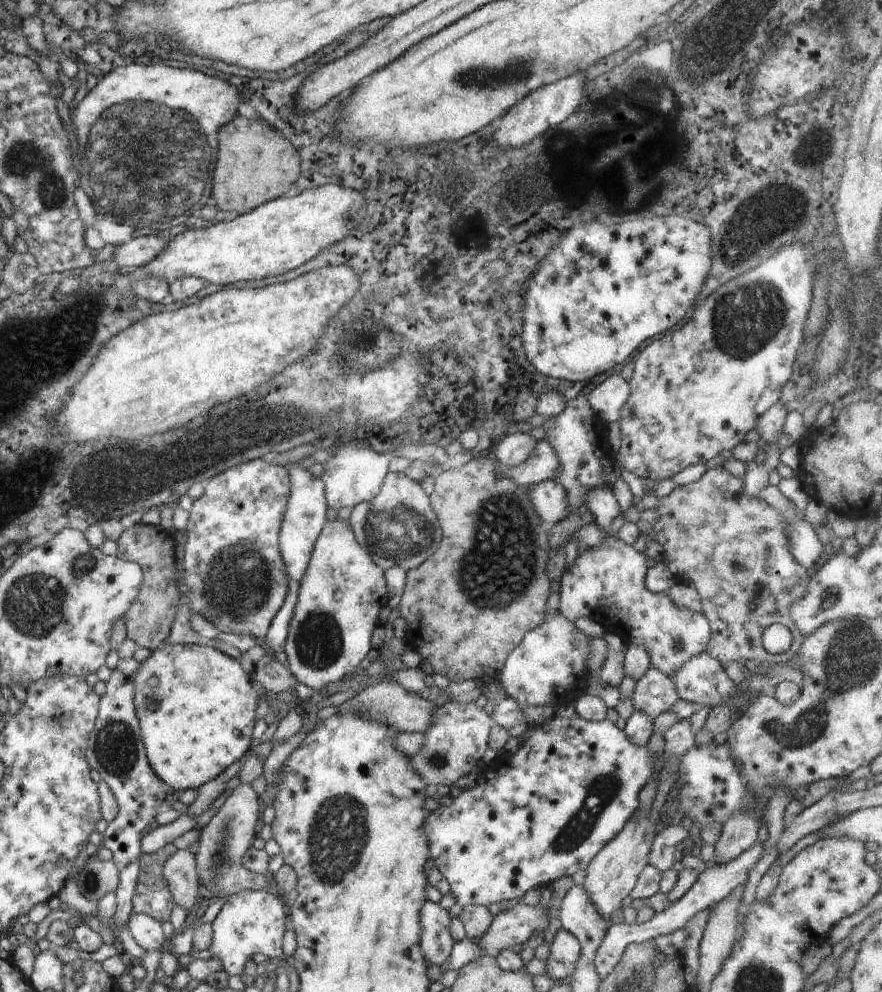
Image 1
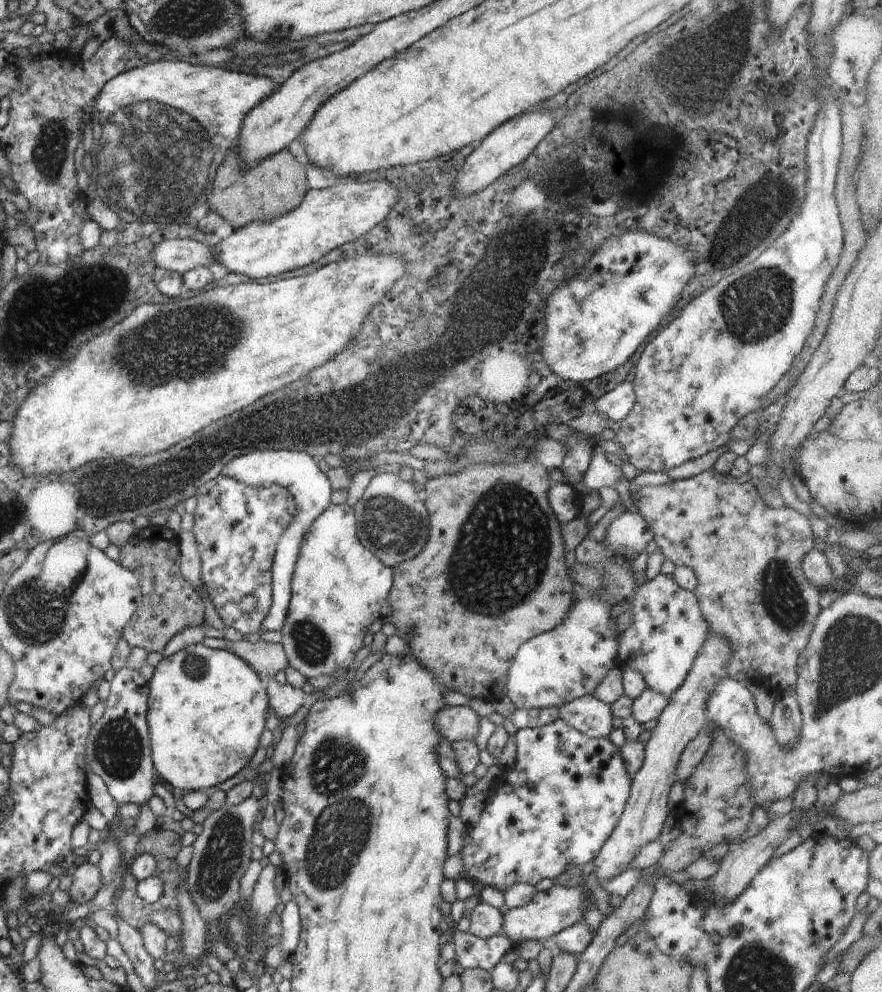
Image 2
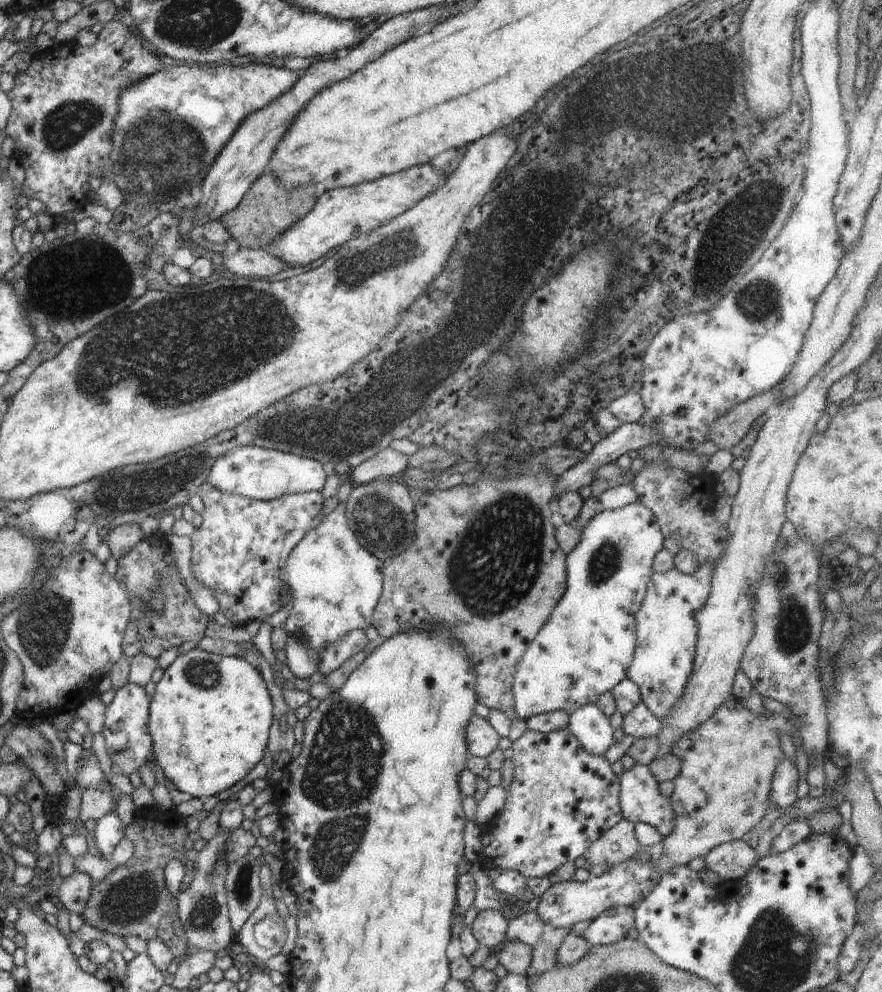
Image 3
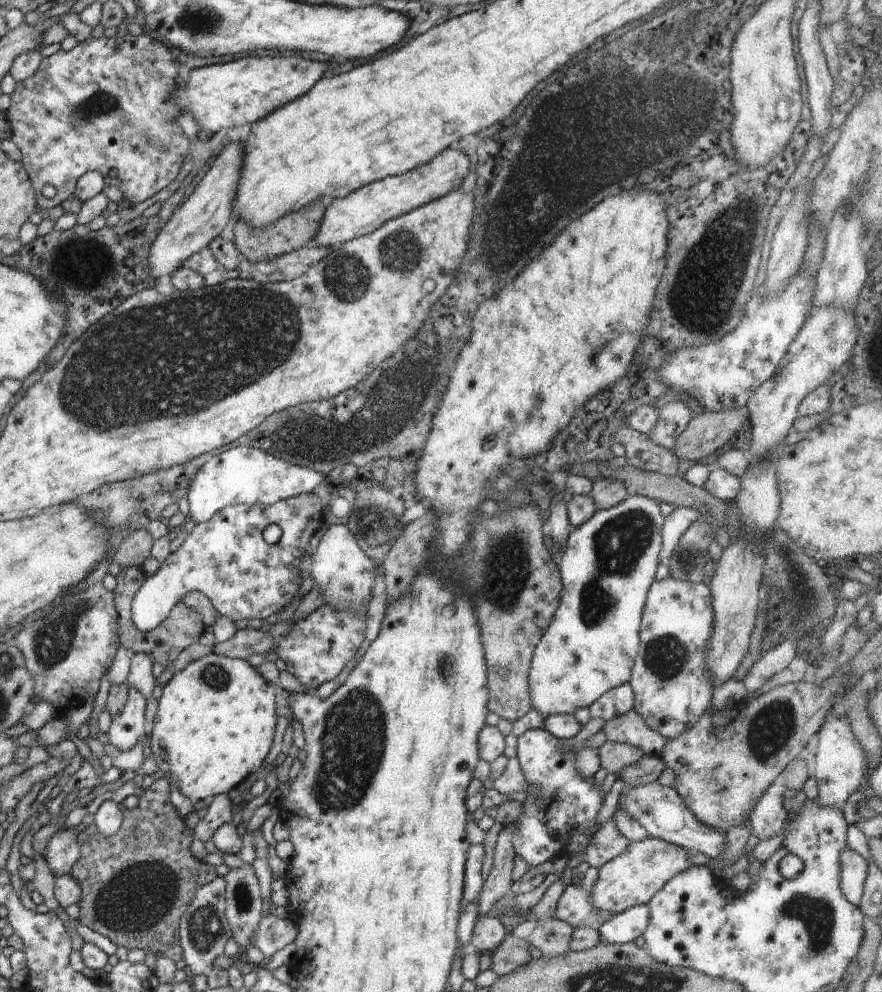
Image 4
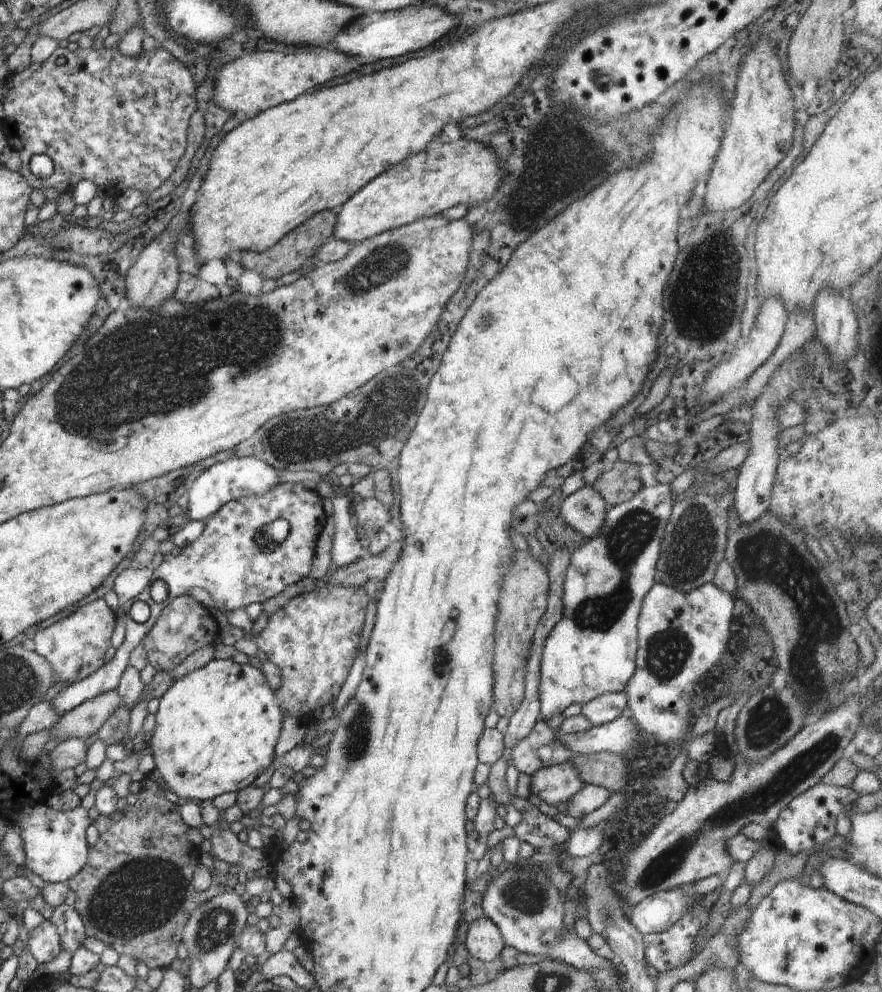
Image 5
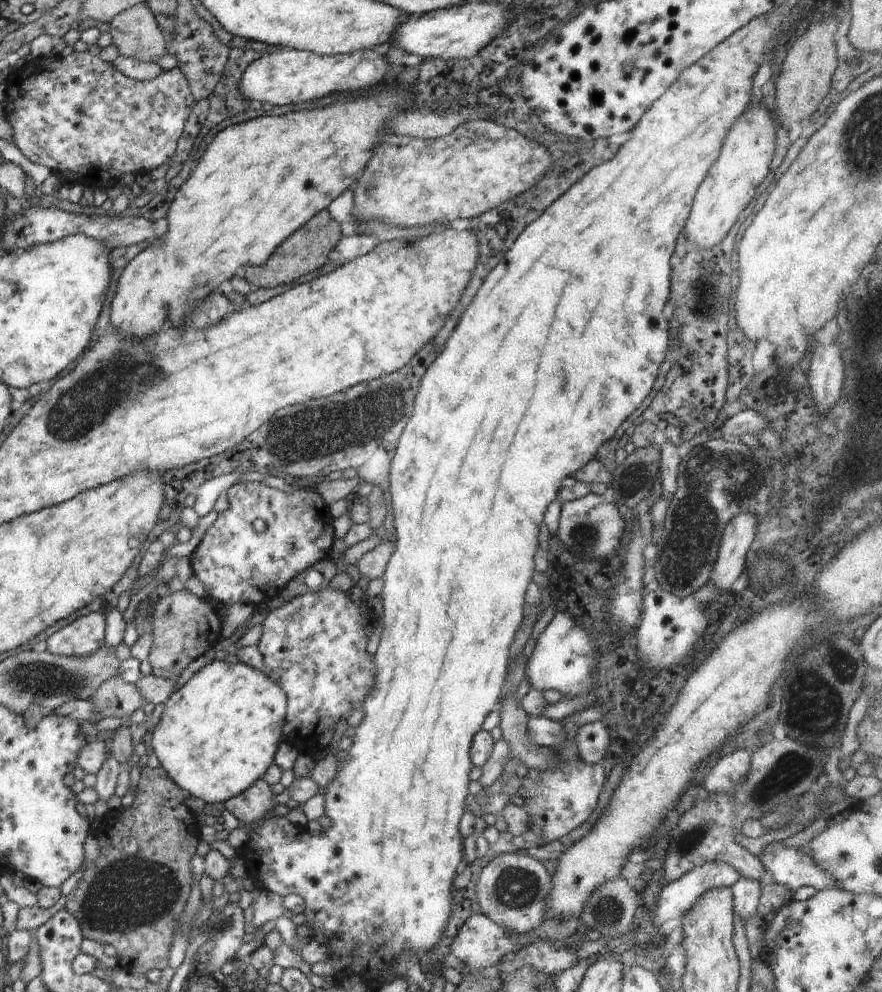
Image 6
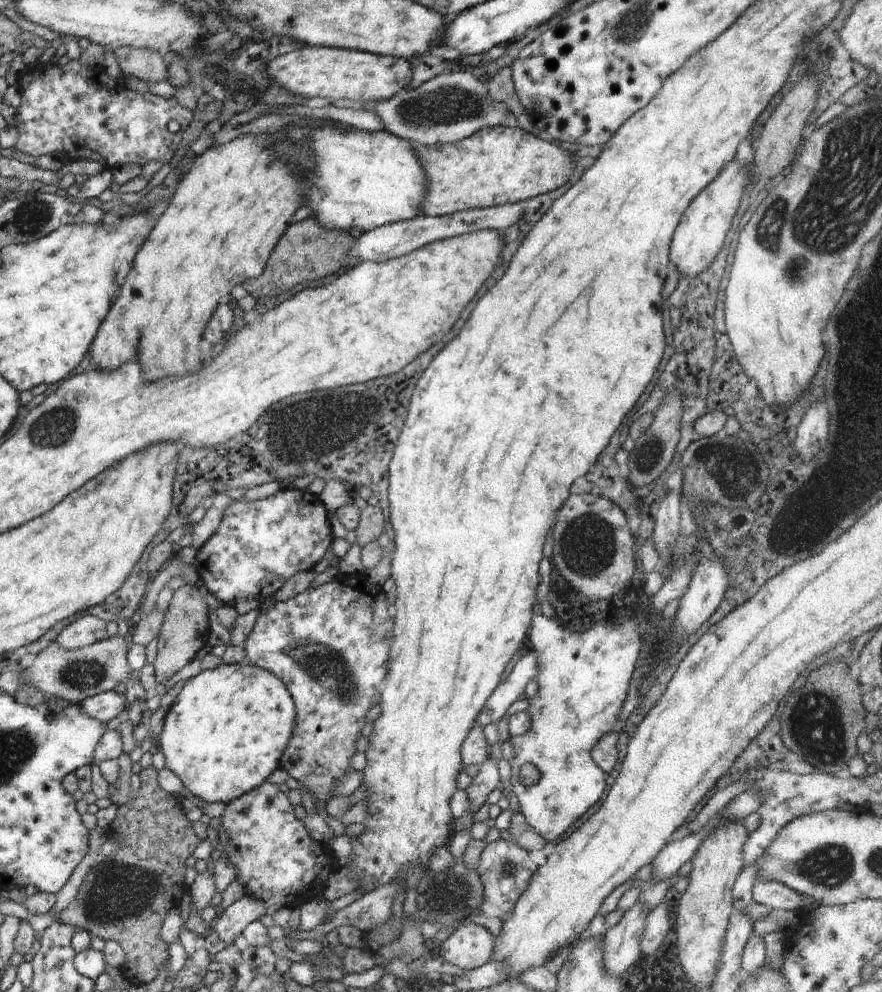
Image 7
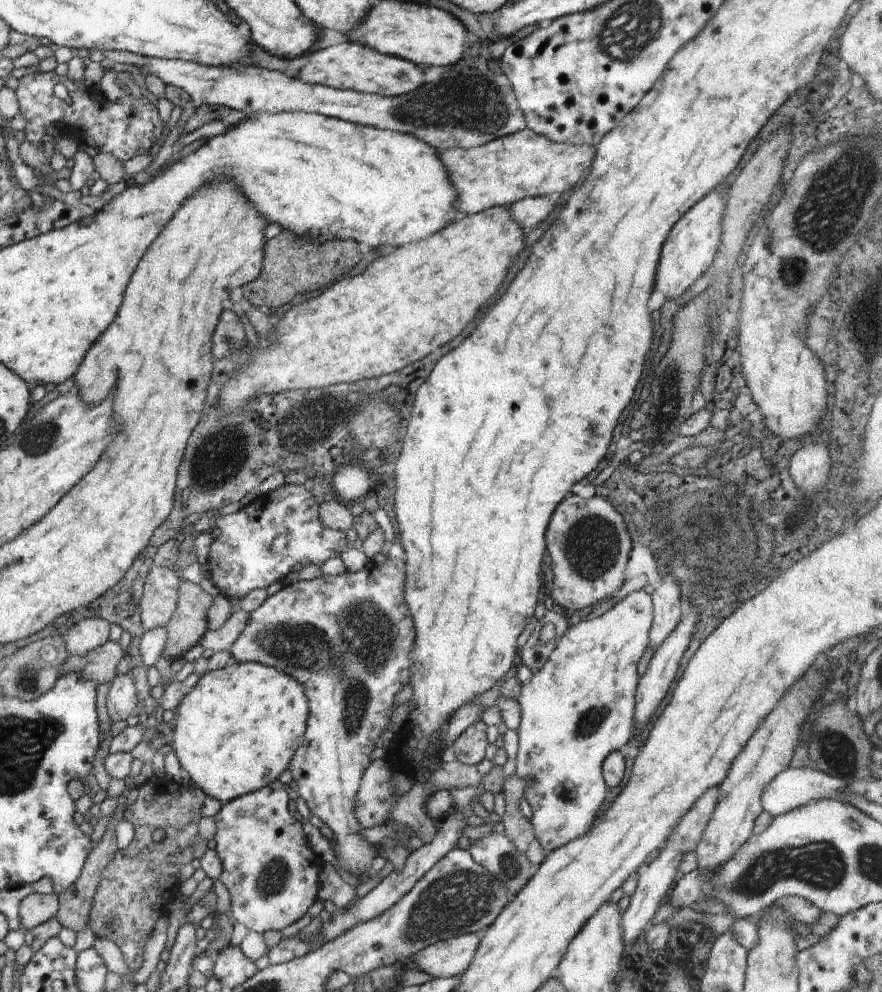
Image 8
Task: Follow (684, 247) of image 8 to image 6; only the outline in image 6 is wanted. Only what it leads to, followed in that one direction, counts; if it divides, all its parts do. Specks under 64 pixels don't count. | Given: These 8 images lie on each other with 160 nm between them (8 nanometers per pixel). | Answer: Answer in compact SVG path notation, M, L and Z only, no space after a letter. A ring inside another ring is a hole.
M762 102L756 107L749 105L747 111L736 120L722 146L720 158L714 162L714 166L710 168L708 176L696 192L690 218L684 226L684 236L698 250L712 248L724 240L724 236L738 222L740 212L756 196L756 188L764 182L768 174L768 166L774 156L776 135L772 124L773 116L761 104Z

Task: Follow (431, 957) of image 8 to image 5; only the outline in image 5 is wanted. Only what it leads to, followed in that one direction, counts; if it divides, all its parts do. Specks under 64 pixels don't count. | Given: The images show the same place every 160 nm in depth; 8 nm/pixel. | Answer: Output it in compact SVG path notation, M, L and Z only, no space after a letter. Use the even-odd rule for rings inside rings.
M488 917L477 918L469 924L465 946L471 957L484 962L496 960L506 945L500 929Z

